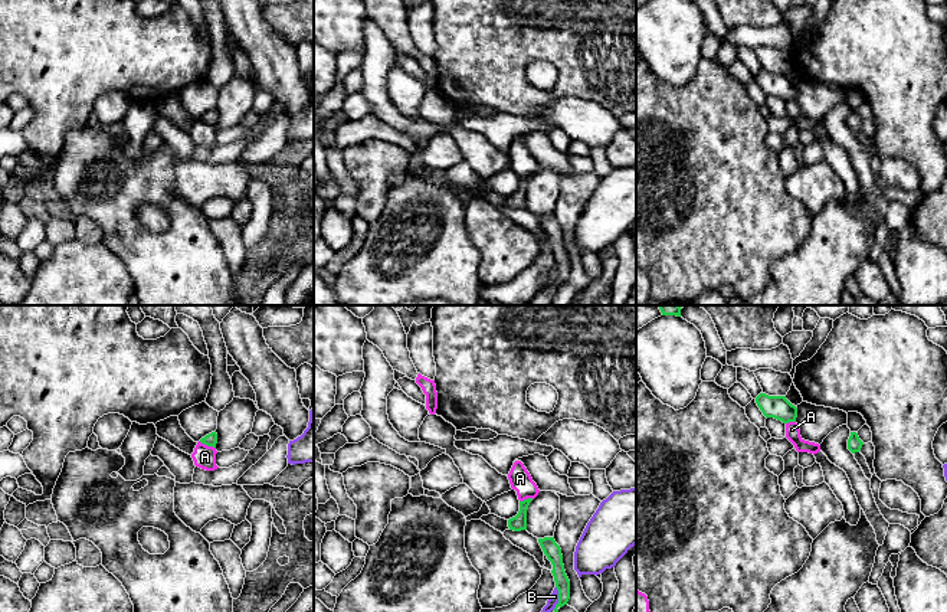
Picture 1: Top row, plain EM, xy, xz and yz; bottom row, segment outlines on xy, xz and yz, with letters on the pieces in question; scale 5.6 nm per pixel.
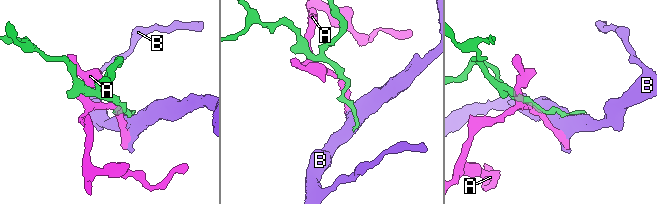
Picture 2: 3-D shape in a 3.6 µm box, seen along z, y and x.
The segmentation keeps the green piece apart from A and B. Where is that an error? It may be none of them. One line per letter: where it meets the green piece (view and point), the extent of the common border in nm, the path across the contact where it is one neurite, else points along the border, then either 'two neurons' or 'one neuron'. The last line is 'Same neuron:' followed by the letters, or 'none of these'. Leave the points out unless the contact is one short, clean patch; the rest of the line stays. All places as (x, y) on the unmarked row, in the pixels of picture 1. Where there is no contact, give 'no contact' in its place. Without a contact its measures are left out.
A: contact xy (207, 123); length 100 nm; one neuron
B: contact xz (559, 275); length 140 nm; border xz (556, 264), (557, 281), (553, 287); two neurons
Same neuron: A

